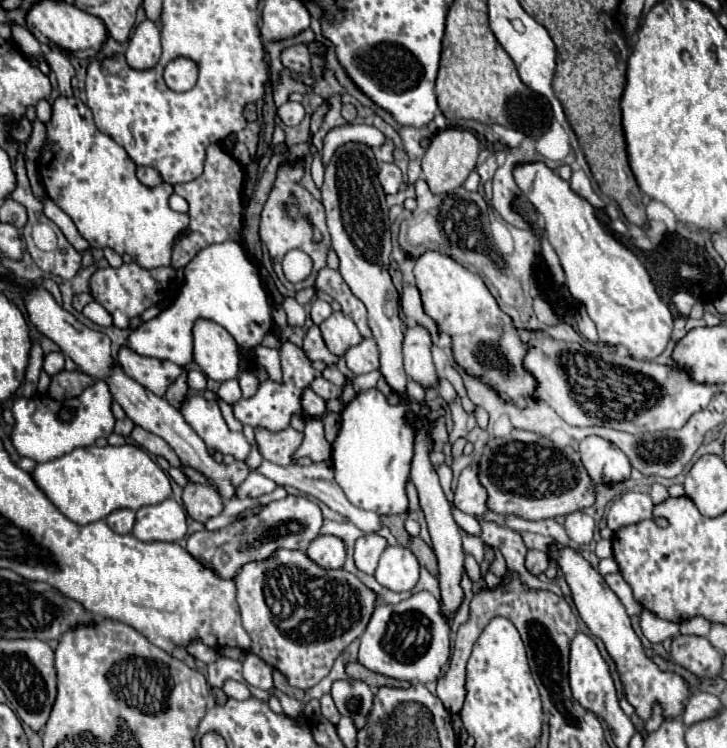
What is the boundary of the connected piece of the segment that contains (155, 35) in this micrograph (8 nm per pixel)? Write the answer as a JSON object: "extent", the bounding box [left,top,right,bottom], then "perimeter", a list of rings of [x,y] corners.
{"extent":[125,19,161,71],"perimeter":[[[145,19],[141,25],[137,25],[135,33],[129,39],[129,47],[125,53],[127,65],[145,71],[153,69],[161,57],[161,43],[159,43],[159,25]]]}

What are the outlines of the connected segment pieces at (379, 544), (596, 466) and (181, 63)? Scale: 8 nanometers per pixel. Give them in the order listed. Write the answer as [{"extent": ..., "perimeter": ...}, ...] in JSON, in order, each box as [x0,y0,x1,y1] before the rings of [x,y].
[{"extent":[355,533,387,575],"perimeter":[[[369,533],[357,539],[355,543],[355,565],[363,571],[373,575],[377,569],[377,561],[381,557],[381,551],[387,547],[387,539],[379,533]]]},{"extent":[579,437,631,483],"perimeter":[[[587,437],[579,443],[579,453],[585,469],[595,483],[617,483],[631,475],[627,455],[603,437]]]},{"extent":[165,57,197,91],"perimeter":[[[189,57],[173,59],[165,69],[165,83],[173,91],[189,91],[195,85],[197,63]]]}]

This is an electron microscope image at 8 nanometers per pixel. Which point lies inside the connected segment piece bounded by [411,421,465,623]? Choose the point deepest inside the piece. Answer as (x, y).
(444, 532)

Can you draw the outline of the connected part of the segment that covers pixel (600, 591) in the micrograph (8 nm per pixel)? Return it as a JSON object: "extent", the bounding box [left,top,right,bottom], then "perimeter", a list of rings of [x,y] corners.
{"extent":[547,545,689,719],"perimeter":[[[549,545],[547,555],[561,569],[561,573],[563,573],[563,577],[565,577],[569,589],[571,589],[571,597],[575,601],[579,617],[585,621],[589,631],[605,643],[609,655],[617,663],[627,699],[635,707],[637,715],[641,719],[649,719],[651,717],[651,705],[655,701],[661,703],[665,719],[673,719],[675,715],[681,715],[683,701],[689,697],[689,689],[687,689],[685,681],[677,673],[659,671],[657,665],[643,653],[641,641],[631,627],[631,619],[627,617],[625,607],[621,605],[617,595],[609,589],[609,585],[599,575],[599,571],[595,571],[591,567],[591,563],[577,549],[573,549],[569,545],[563,545],[561,549],[557,545]]]}

